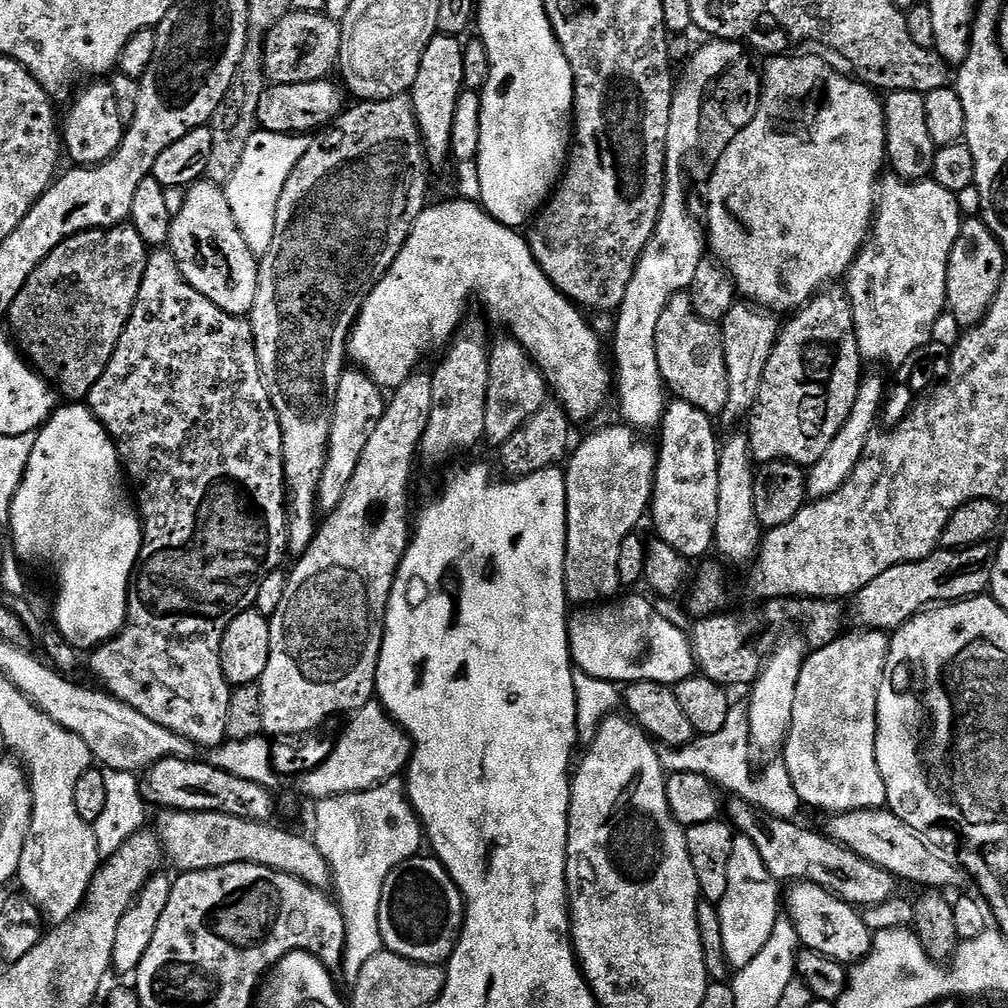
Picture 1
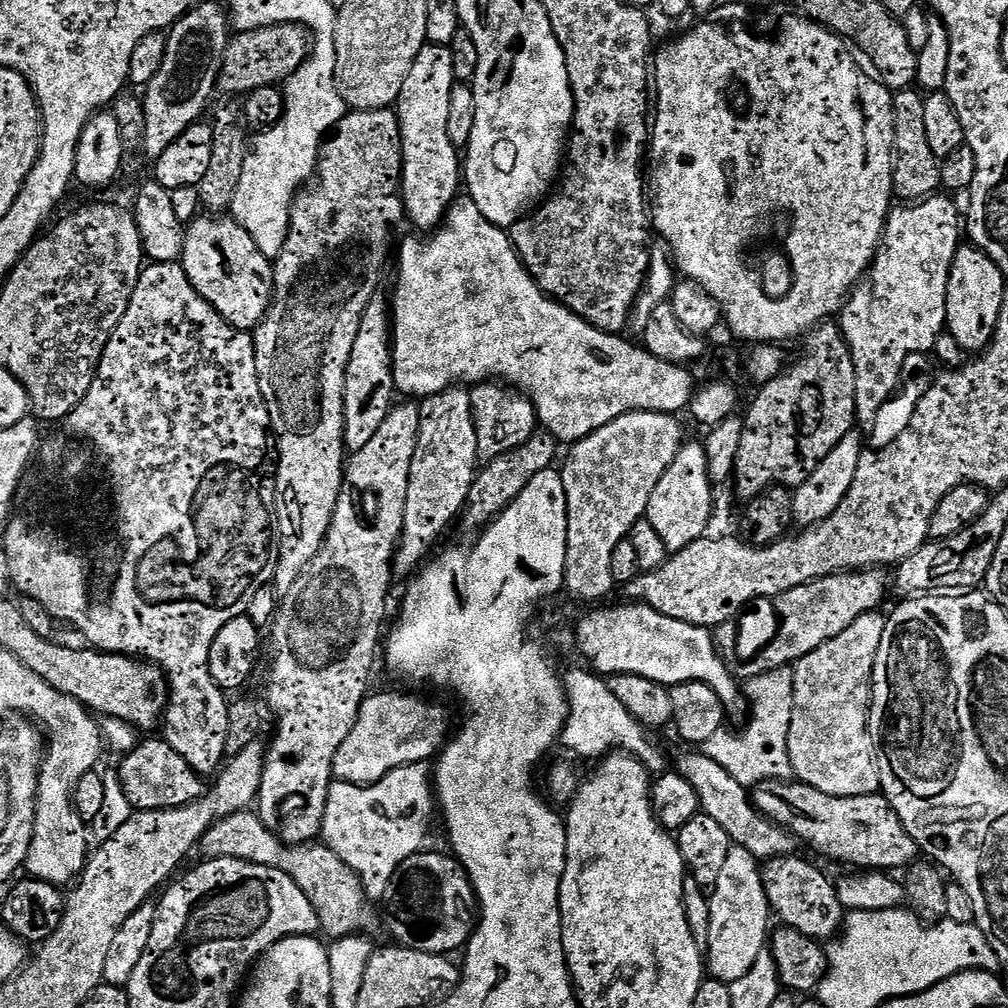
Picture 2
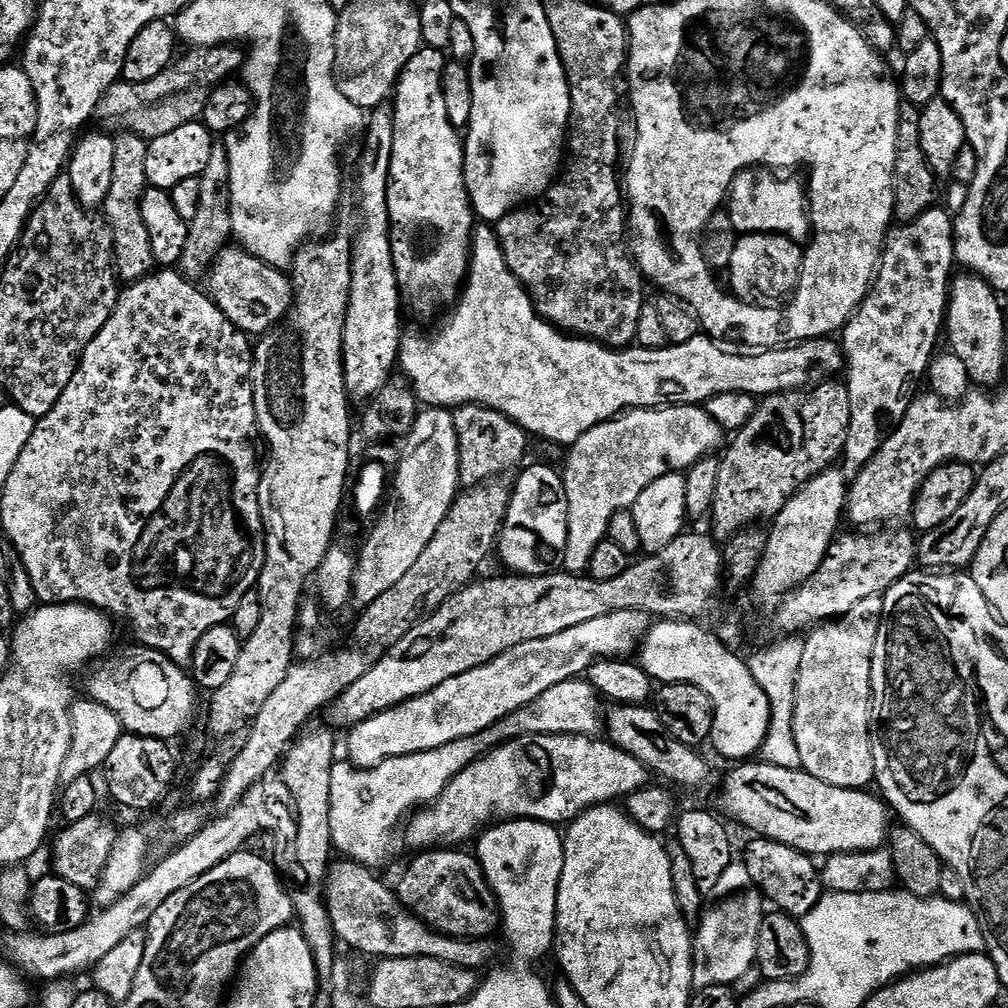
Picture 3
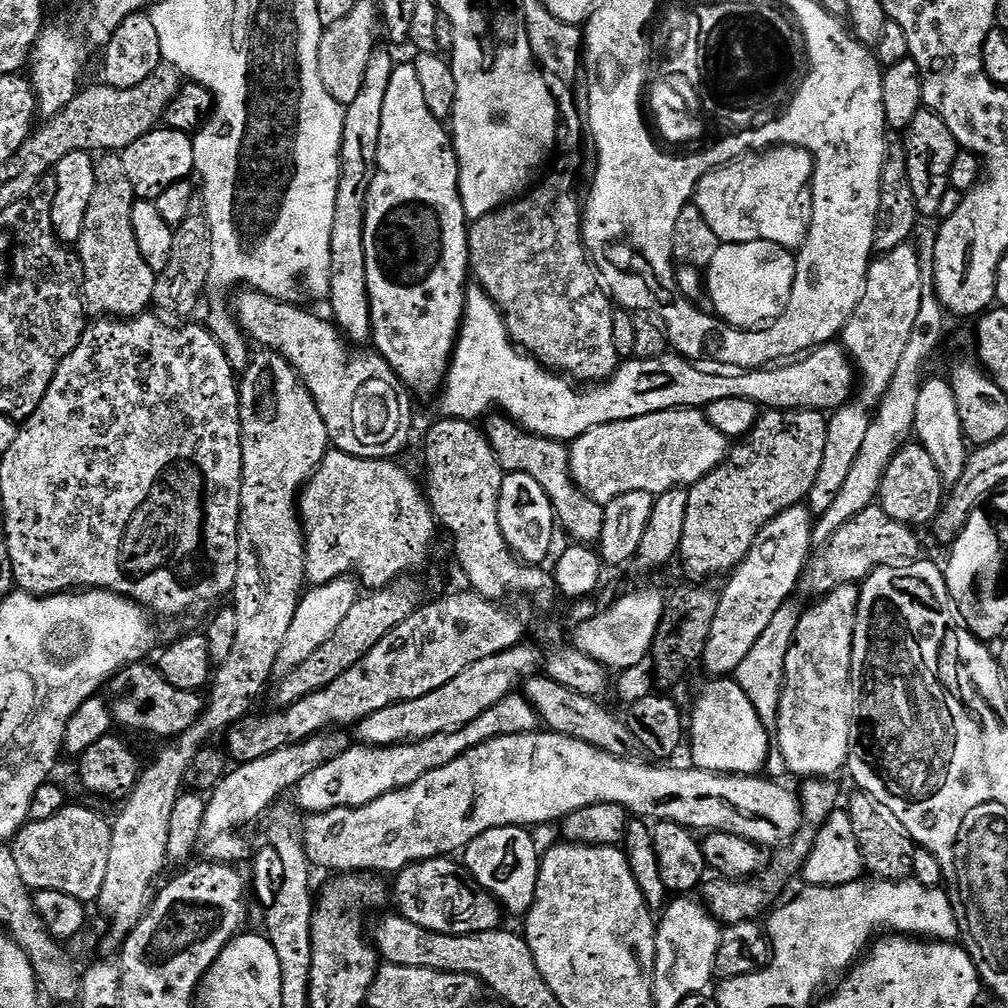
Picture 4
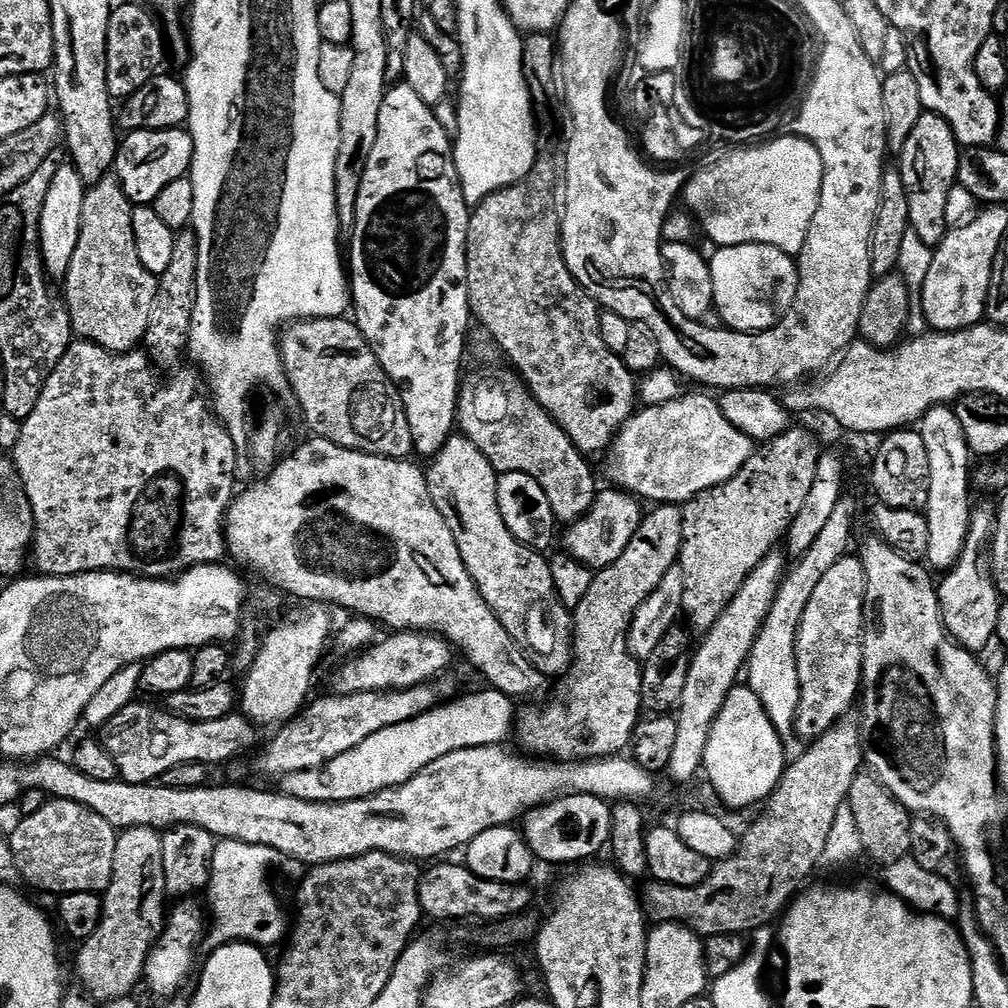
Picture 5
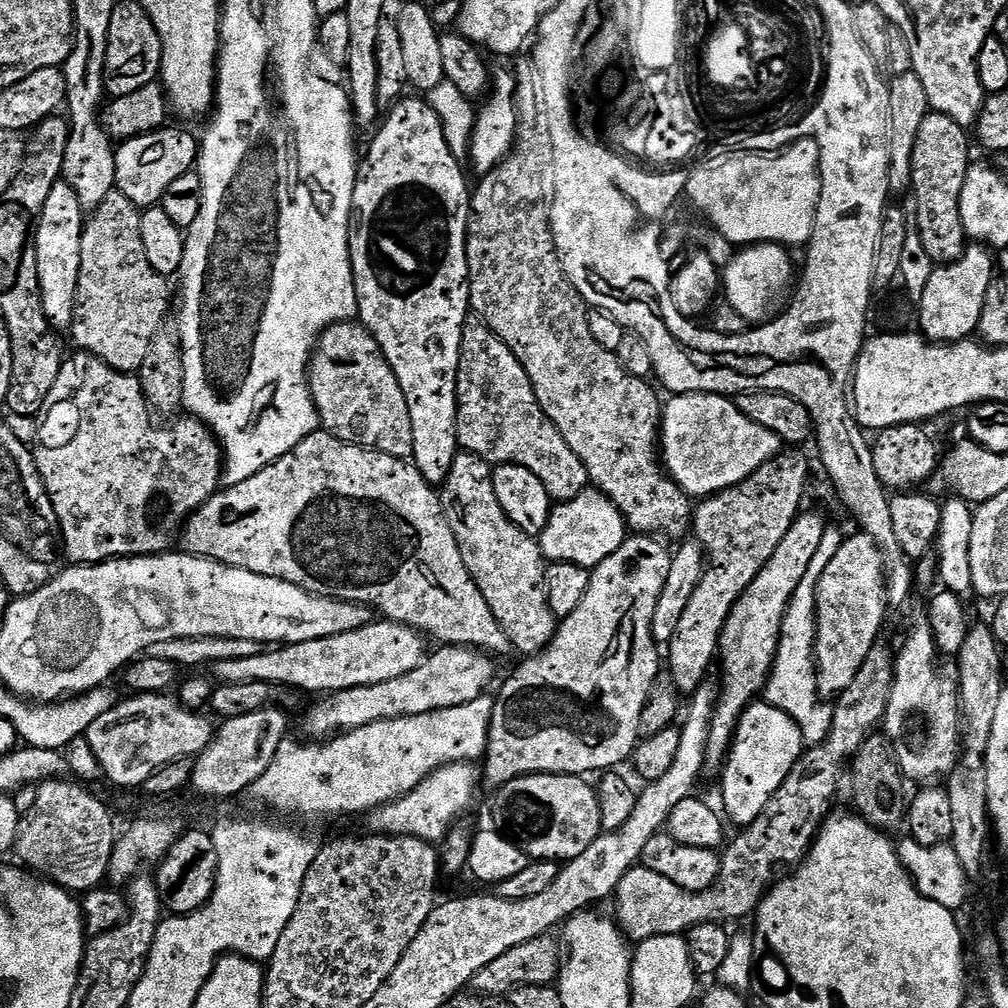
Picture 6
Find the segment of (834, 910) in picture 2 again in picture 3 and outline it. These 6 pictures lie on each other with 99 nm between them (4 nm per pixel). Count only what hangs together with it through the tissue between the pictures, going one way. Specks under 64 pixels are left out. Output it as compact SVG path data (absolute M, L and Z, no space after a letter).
M752 838L742 856L742 862L748 868L750 878L756 887L769 901L773 900L775 907L792 917L802 918L814 910L814 906L822 895L821 873L815 868L813 857L797 848L765 838Z

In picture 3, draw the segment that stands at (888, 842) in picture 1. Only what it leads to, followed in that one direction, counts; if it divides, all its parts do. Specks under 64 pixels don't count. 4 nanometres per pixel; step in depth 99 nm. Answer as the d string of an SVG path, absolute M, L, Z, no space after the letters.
M740 762L724 780L724 808L757 837L777 840L813 858L883 849L890 836L890 808L879 795L832 786L801 769L765 762Z

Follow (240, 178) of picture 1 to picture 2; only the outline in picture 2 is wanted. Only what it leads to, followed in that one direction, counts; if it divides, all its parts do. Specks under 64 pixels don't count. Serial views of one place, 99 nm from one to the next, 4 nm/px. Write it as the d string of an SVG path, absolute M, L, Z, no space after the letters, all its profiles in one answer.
M309 58L294 75L296 88L287 89L286 111L279 124L261 131L260 136L253 143L246 154L246 162L242 166L242 178L238 182L238 190L234 194L234 202L230 209L231 215L254 238L258 250L269 258L274 258L282 250L288 233L288 215L292 212L292 201L305 183L312 179L320 158L320 145L329 135L330 124L323 120L320 113L312 104L324 104L328 100L330 81L336 75L336 66L331 59L315 60Z

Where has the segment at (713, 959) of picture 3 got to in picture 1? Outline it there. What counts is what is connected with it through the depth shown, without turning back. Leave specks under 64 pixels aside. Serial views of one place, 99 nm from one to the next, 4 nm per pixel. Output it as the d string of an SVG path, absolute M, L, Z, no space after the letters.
M737 835L730 850L730 878L726 882L726 898L722 898L718 905L722 950L726 950L729 969L746 967L769 941L776 921L782 916L782 892L776 888L779 888L778 882L772 877L770 870L766 870L766 862L762 862L762 854L758 854L754 842Z

